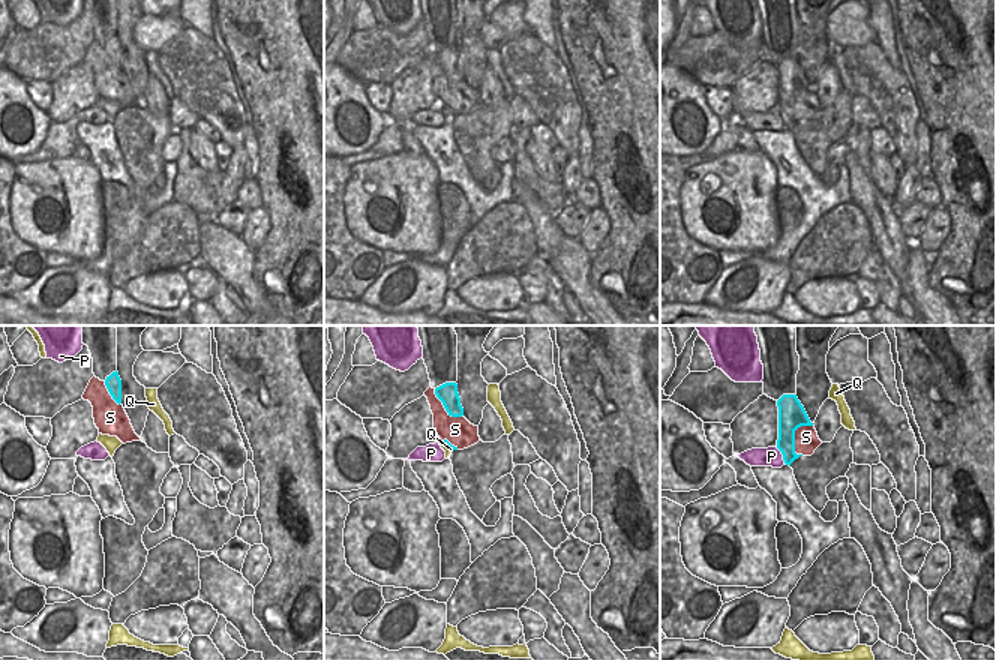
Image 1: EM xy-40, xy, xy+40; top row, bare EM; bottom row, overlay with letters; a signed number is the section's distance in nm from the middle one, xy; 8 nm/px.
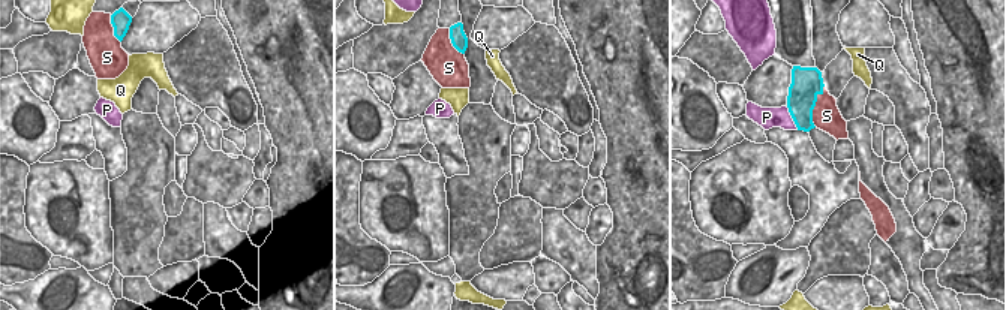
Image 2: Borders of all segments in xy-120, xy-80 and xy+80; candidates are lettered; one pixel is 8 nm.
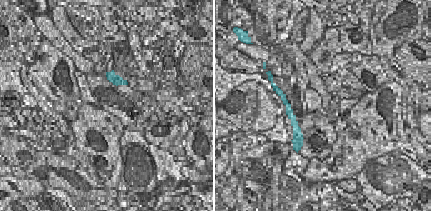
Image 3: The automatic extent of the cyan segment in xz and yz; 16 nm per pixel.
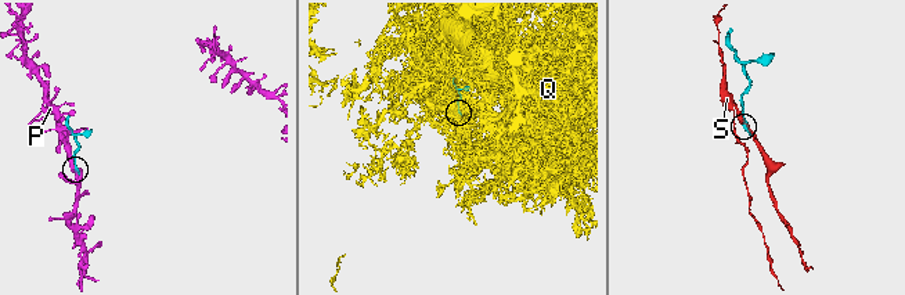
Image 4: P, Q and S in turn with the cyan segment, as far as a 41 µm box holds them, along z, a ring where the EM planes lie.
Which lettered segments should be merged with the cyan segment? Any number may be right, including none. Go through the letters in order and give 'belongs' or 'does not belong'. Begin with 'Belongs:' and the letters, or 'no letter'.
Belongs: no letter
P: does not belong
Q: does not belong
S: does not belong

